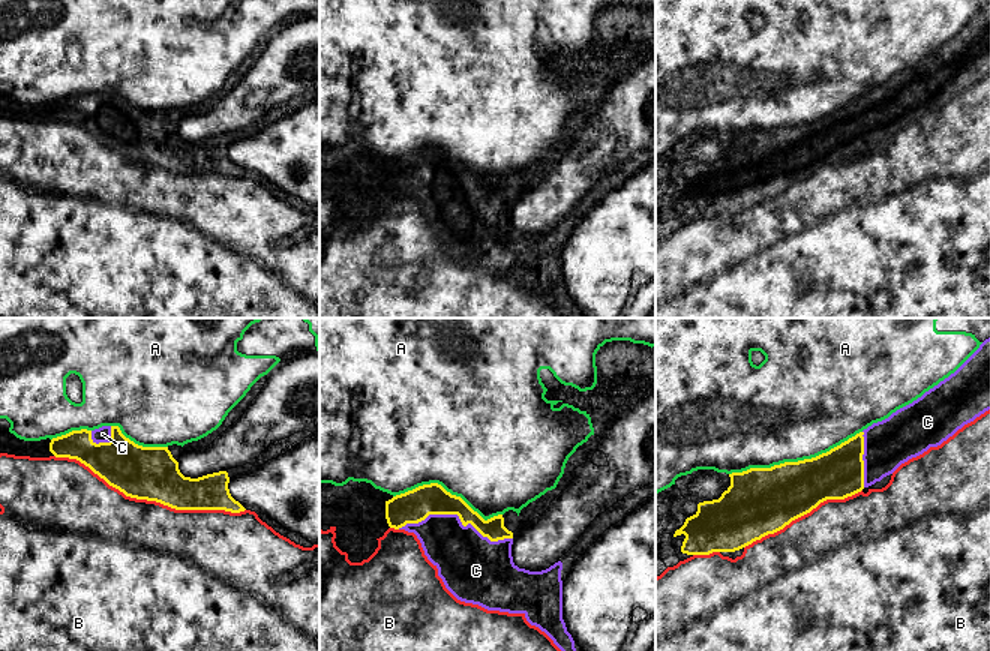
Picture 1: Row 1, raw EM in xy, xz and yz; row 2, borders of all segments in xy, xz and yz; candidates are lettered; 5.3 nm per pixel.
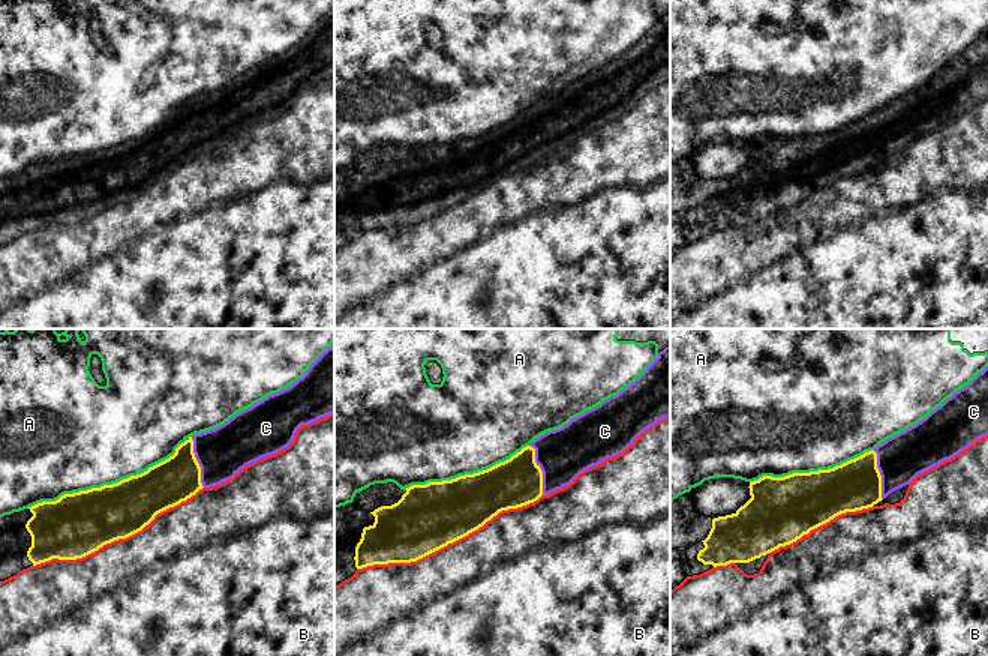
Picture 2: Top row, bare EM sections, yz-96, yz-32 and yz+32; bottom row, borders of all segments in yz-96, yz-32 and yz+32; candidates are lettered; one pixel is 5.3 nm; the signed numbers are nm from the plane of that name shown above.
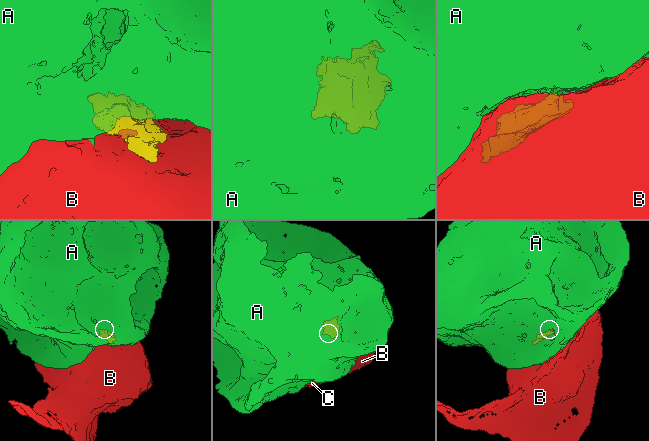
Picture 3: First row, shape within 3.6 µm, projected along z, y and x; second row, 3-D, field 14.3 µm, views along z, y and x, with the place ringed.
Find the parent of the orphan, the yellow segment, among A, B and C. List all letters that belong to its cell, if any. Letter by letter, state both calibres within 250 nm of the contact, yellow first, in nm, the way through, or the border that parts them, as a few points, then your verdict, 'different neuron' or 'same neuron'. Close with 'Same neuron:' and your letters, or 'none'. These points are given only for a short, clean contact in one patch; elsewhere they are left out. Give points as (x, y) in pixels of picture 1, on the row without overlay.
A: calibres 340 and 480 nm; different neuron
B: calibres 280 and 480 nm; different neuron
C: calibres 180 and 300 nm; same neuron
Same neuron: C

